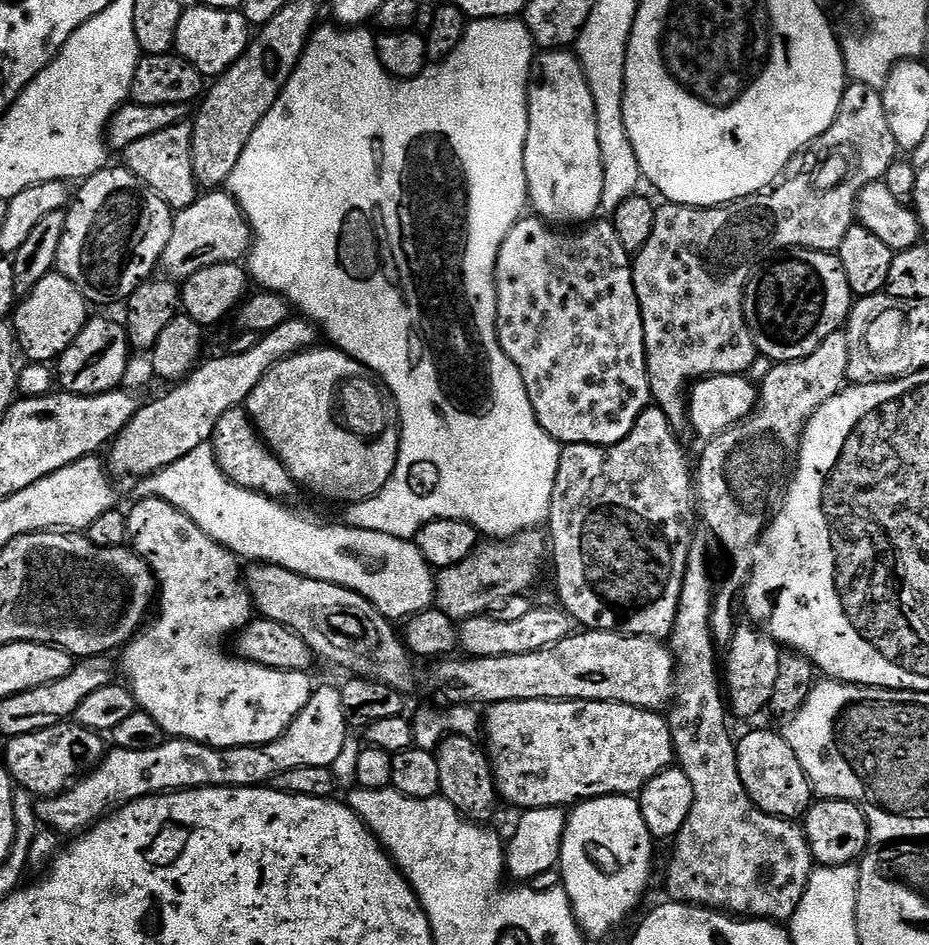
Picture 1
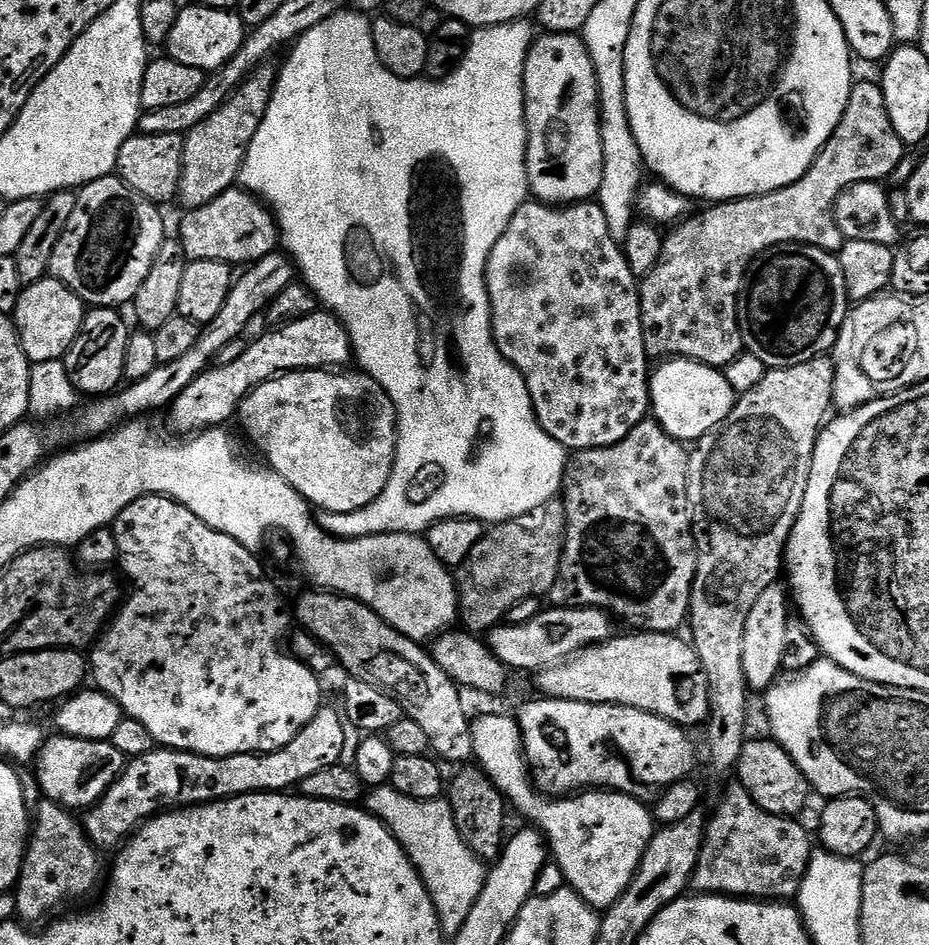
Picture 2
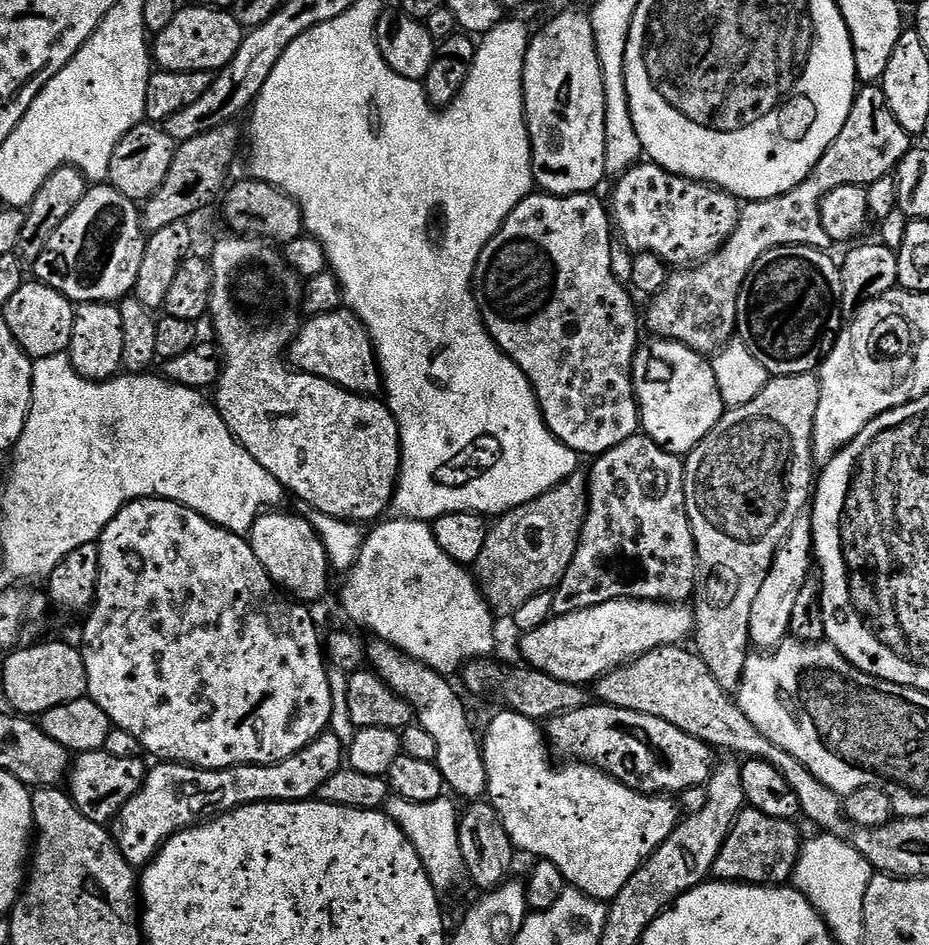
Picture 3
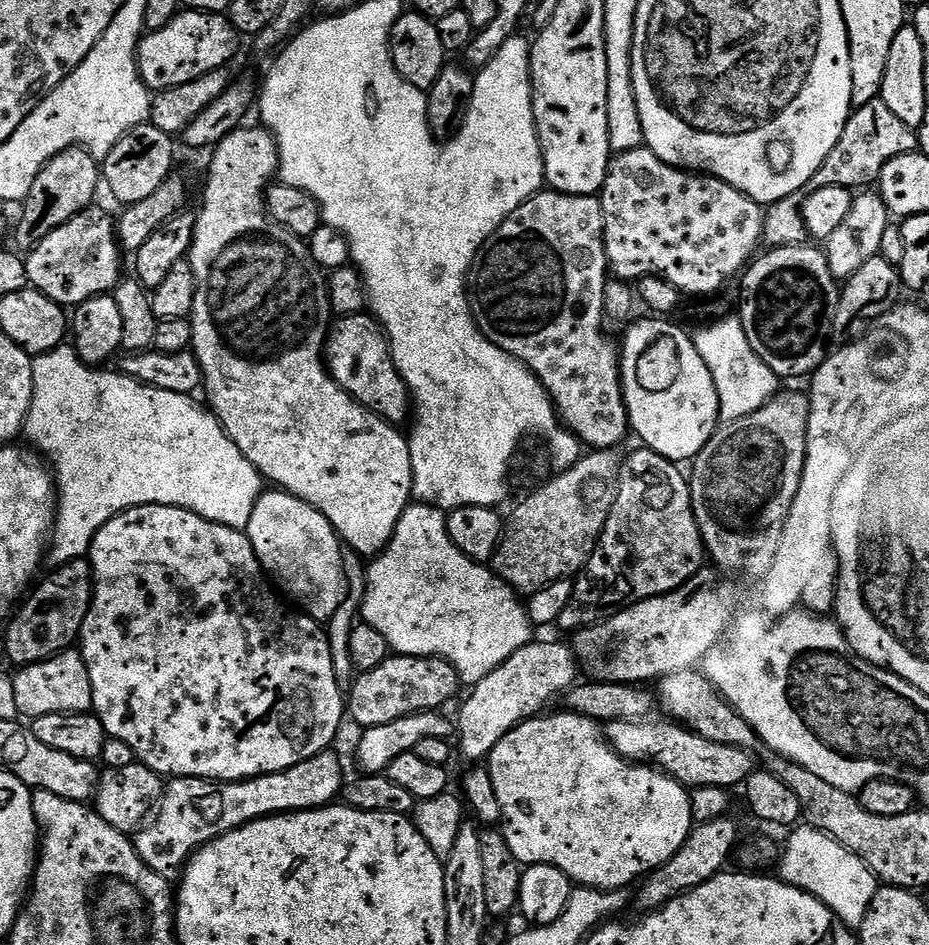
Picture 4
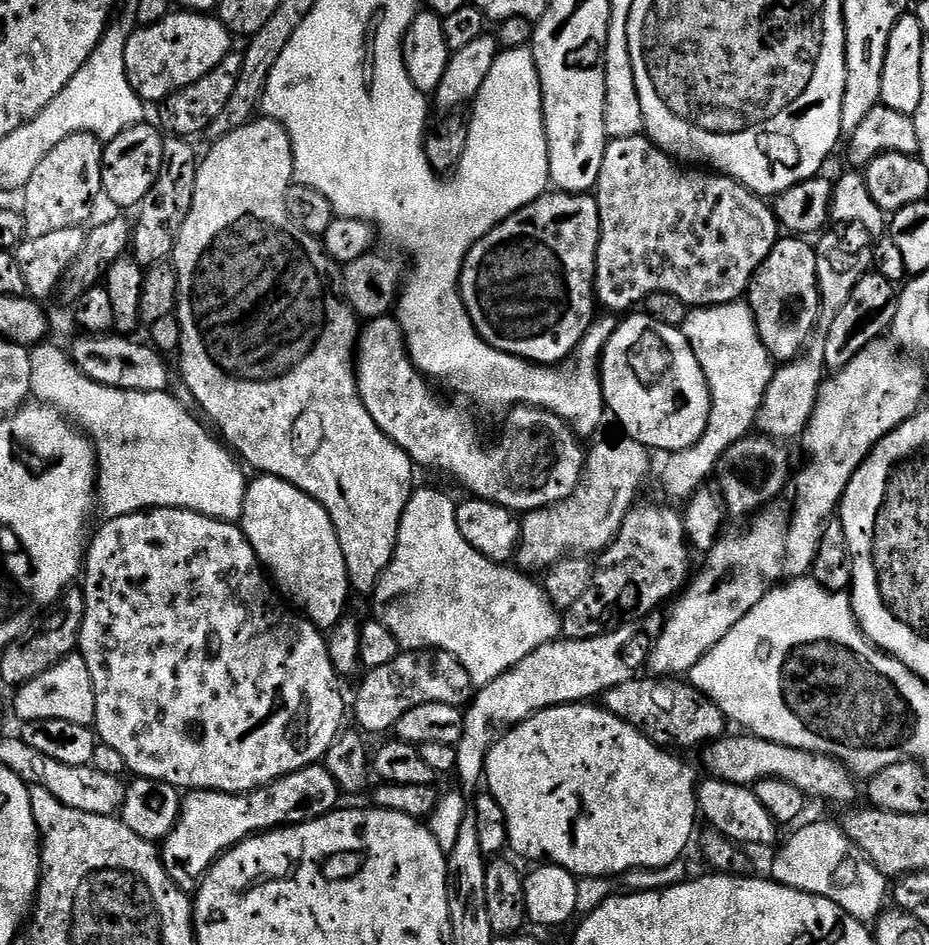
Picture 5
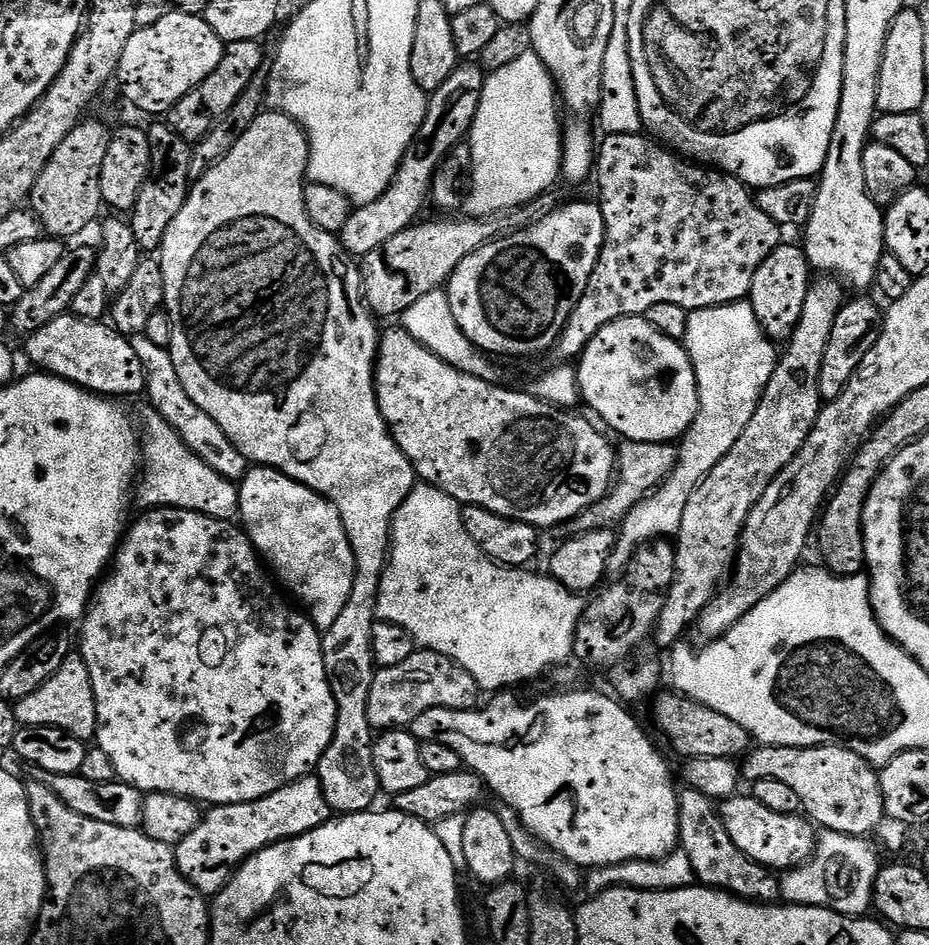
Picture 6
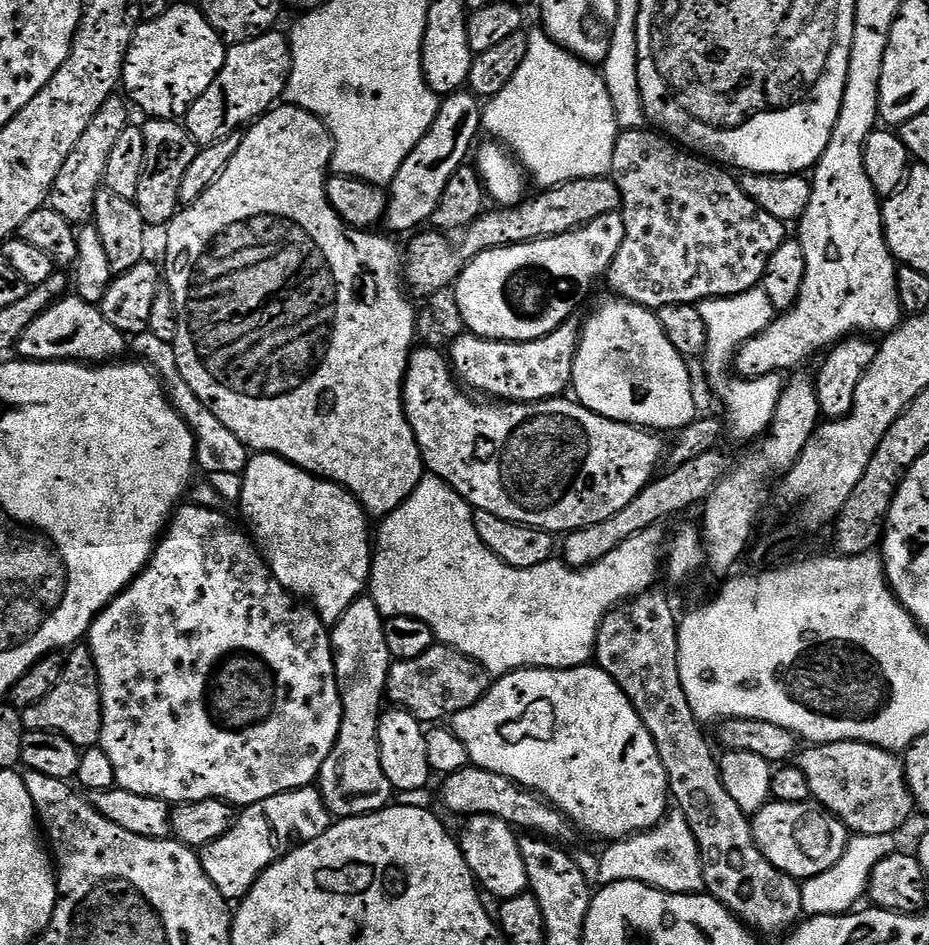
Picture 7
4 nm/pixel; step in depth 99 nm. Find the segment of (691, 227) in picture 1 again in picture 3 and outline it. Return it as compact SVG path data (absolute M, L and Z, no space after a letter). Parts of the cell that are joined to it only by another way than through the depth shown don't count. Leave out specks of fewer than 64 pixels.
M861 87L856 93L856 101L853 102L850 114L846 118L846 126L842 126L838 138L834 138L834 142L824 151L812 173L802 183L781 196L745 203L740 209L738 226L734 230L734 234L730 234L724 247L719 248L709 260L703 260L702 263L690 268L681 268L669 275L661 292L651 297L649 304L652 305L648 308L648 320L646 316L647 331L649 328L653 337L673 340L701 354L715 354L721 348L725 348L727 344L731 344L737 335L738 294L744 285L744 279L750 274L754 262L758 262L758 258L762 258L762 254L787 244L805 244L808 248L821 250L831 249L834 241L830 238L830 234L826 234L826 226L822 226L822 214L820 213L820 207L826 194L830 194L830 190L838 190L838 186L847 184L867 186L878 182L878 178L895 173L900 159L911 152L913 147L913 137L909 136L906 130L902 130L902 126L898 126L898 122L886 102L883 87Z

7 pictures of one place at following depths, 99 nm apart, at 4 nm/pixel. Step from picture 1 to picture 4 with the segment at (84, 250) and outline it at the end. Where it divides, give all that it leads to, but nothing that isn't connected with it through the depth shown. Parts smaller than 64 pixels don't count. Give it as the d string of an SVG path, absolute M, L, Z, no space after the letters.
M93 206L46 234L46 238L27 253L24 265L31 287L46 294L55 304L79 306L90 298L111 293L120 283L120 256L122 249L113 217L111 220L99 206Z

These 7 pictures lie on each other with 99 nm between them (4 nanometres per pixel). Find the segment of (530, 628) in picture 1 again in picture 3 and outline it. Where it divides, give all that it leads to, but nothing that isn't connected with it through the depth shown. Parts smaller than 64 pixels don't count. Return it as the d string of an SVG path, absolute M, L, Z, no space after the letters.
M607 600L601 605L590 606L588 609L574 610L573 613L553 615L537 629L523 633L519 637L520 652L527 663L537 672L550 674L550 678L558 678L562 682L595 685L601 676L631 664L642 654L655 648L670 648L685 643L684 639L693 635L696 617L693 609L684 602L657 602L654 600Z

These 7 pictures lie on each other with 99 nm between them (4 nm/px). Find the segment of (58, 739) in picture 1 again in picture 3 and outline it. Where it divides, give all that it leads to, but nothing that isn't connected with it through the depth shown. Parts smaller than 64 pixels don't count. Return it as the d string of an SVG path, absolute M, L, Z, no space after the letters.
M82 752L71 761L70 771L66 777L66 791L72 803L90 822L111 825L112 819L138 794L146 775L143 759L114 758L114 754L105 752Z

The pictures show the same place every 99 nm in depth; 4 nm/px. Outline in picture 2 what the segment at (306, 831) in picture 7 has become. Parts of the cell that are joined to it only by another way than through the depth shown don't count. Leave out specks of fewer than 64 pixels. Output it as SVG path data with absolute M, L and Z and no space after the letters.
M321 706L298 738L276 752L203 756L157 746L151 752L129 759L114 786L110 786L108 793L83 813L84 833L97 849L116 850L128 843L132 833L137 832L144 821L159 816L161 812L212 804L216 800L228 800L231 796L245 796L251 792L287 793L317 770L339 764L344 741L342 721L335 707Z

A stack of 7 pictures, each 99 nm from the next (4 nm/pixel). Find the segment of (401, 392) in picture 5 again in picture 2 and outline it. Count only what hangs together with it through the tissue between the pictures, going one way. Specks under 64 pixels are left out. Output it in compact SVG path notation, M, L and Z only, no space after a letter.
M317 310L306 318L273 327L249 343L246 354L230 366L209 367L167 409L166 415L180 434L199 434L210 428L220 428L240 411L240 403L258 385L285 372L319 372L344 370L354 360L350 334L346 326L332 312Z

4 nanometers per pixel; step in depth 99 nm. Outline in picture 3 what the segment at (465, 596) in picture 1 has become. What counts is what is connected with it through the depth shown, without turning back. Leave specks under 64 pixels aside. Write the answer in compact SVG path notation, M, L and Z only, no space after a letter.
M577 470L574 475L567 476L561 484L551 488L545 496L503 513L497 519L500 521L489 527L486 546L482 546L482 554L478 554L474 565L474 575L481 594L497 617L512 618L520 607L530 602L530 598L559 587L566 570L572 565L587 517L588 477L583 471Z

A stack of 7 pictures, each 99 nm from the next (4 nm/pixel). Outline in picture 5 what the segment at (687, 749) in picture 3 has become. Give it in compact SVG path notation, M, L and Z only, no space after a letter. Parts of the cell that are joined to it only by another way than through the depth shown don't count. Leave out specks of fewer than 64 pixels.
M725 734L703 749L702 755L709 777L745 786L754 786L762 778L782 778L782 782L798 786L798 790L802 790L805 797L829 800L832 804L848 804L844 806L857 803L856 795L859 792L861 795L861 785L860 788L856 785L857 777L840 760L833 760L823 752L807 752L794 746L770 742L761 736L740 735L744 736Z

